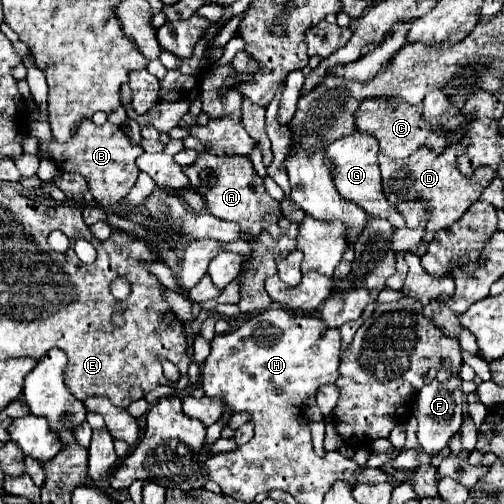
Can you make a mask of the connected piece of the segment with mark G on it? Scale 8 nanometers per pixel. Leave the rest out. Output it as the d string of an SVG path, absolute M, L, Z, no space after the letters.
M360 131L348 135L348 137L340 137L334 143L330 143L326 147L326 155L330 157L330 161L336 165L336 175L334 175L334 183L340 191L340 195L346 201L352 201L356 205L360 205L368 217L384 217L388 219L394 227L404 227L404 217L398 215L396 207L392 207L382 191L382 177L380 177L380 169L378 169L378 143L376 139L372 139L372 135L364 135Z

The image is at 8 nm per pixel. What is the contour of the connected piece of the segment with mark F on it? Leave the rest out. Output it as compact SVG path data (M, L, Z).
M452 375L452 379L438 381L434 379L430 385L422 387L414 401L414 417L418 419L418 441L422 449L436 457L442 449L446 449L450 437L460 431L462 425L462 379L460 375Z

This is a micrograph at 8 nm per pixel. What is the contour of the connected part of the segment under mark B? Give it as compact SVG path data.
M86 119L84 123L80 123L80 127L76 127L76 135L72 135L70 141L40 141L40 149L52 155L60 171L82 175L88 183L90 193L94 195L94 201L106 211L114 211L118 207L118 203L134 187L140 173L140 169L136 167L136 157L142 153L142 147L134 145L118 125L112 125L108 121L104 125L94 125L92 119Z

